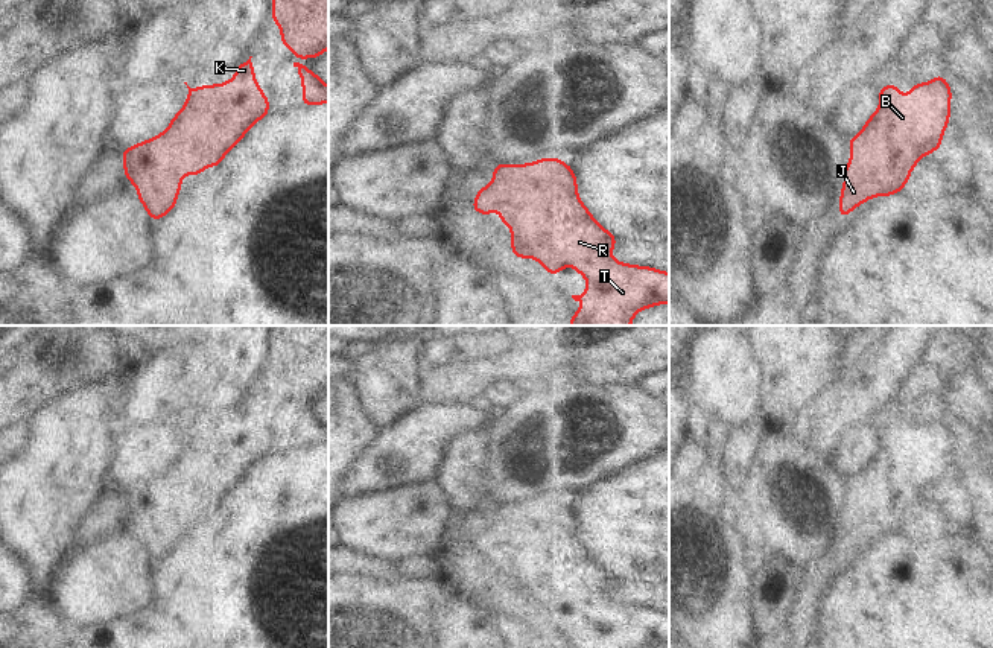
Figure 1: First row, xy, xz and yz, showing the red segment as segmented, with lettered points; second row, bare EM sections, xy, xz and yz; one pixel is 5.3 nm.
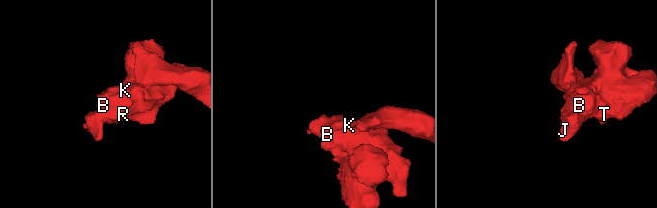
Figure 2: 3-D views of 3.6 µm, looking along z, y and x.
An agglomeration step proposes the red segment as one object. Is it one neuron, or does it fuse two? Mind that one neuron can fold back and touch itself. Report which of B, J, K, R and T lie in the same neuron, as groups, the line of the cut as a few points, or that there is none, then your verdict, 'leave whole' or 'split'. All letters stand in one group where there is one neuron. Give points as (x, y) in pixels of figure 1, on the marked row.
B J K R T | no cut | leave whole

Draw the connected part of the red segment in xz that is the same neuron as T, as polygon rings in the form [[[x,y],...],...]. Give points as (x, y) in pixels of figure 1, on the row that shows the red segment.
[[[541,158],[532,164],[493,166],[490,186],[479,189],[471,208],[487,216],[496,207],[502,225],[511,225],[514,257],[535,257],[547,274],[560,274],[570,265],[587,278],[589,287],[575,301],[585,301],[570,326],[630,326],[634,315],[646,307],[669,303],[669,274],[645,266],[616,262],[610,249],[616,239],[596,222],[578,199],[576,176],[560,158]]]

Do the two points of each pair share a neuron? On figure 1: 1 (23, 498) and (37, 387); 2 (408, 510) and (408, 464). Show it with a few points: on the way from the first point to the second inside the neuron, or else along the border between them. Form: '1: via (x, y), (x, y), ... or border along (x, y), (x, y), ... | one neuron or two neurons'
1: border along (64, 391), (53, 396), (26, 419) | two neurons
2: border along (432, 476), (373, 490) | two neurons

